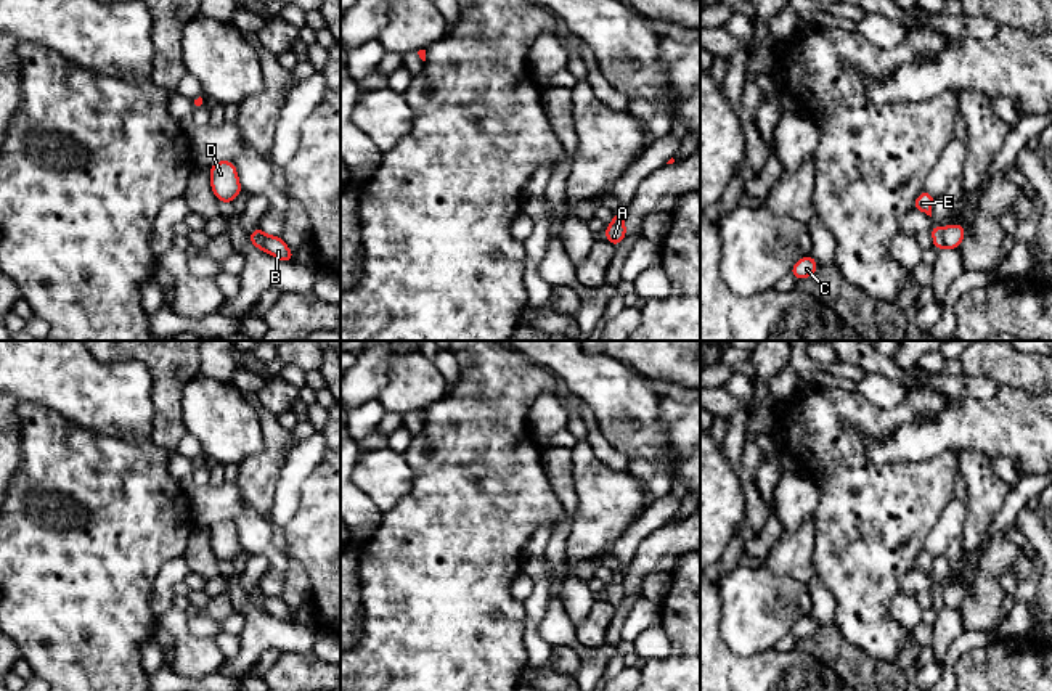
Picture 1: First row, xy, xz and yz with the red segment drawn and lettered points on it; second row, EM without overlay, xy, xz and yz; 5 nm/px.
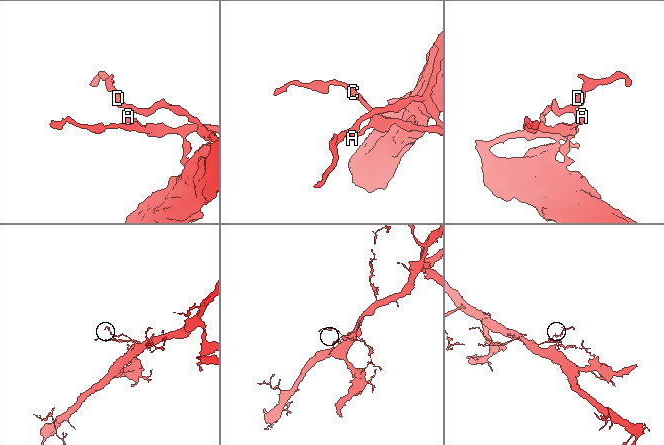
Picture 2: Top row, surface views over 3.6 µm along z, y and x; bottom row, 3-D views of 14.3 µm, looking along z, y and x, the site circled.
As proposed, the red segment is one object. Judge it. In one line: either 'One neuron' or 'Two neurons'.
One neuron

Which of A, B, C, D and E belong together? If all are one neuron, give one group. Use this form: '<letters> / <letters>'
A B C D E

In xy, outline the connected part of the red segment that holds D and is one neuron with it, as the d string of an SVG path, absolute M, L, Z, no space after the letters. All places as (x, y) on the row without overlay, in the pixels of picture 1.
M220 521L209 527L214 554L230 564L244 550L239 545L236 525L231 521Z

